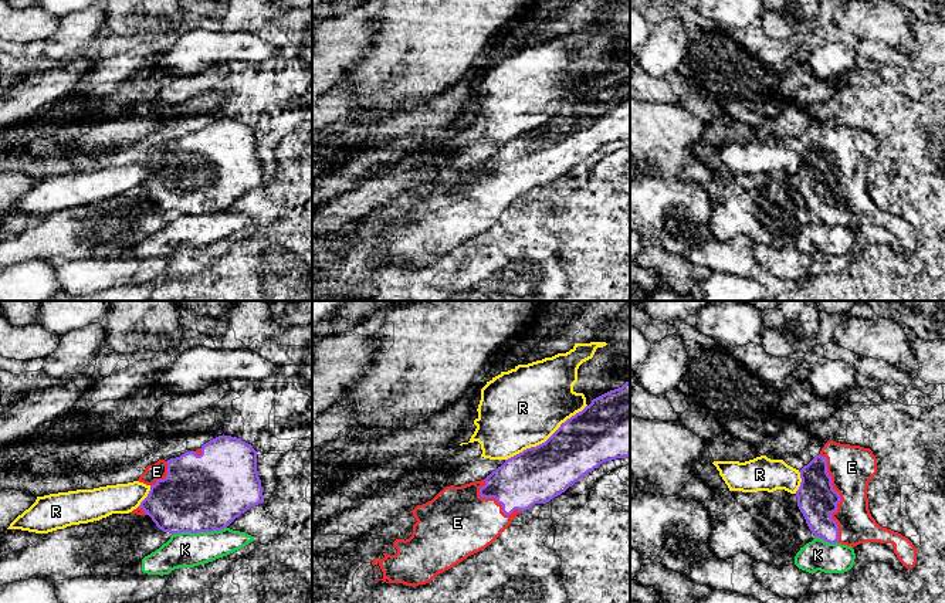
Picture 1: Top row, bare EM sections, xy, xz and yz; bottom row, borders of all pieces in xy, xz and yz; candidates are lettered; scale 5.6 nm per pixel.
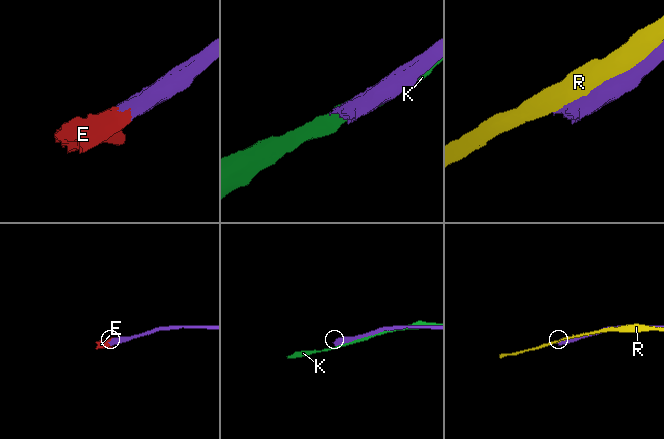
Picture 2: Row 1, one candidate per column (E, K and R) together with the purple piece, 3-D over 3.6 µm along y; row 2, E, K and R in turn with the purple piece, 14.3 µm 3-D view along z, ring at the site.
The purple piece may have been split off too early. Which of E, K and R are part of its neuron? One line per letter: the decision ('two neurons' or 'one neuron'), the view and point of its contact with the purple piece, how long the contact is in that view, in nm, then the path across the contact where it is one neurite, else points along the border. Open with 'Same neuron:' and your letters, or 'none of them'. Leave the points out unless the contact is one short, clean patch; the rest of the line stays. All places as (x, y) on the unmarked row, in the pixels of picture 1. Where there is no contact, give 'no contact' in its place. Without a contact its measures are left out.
Same neuron: E
E: one neuron; meets purple in yz at (839, 179); contact 500 nm long
K: two neurons; meets purple in xy at (199, 213); contact 300 nm long
R: two neurons; meets purple in xz at (546, 122); contact 550 nm long

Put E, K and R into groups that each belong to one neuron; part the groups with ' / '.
E / K / R

